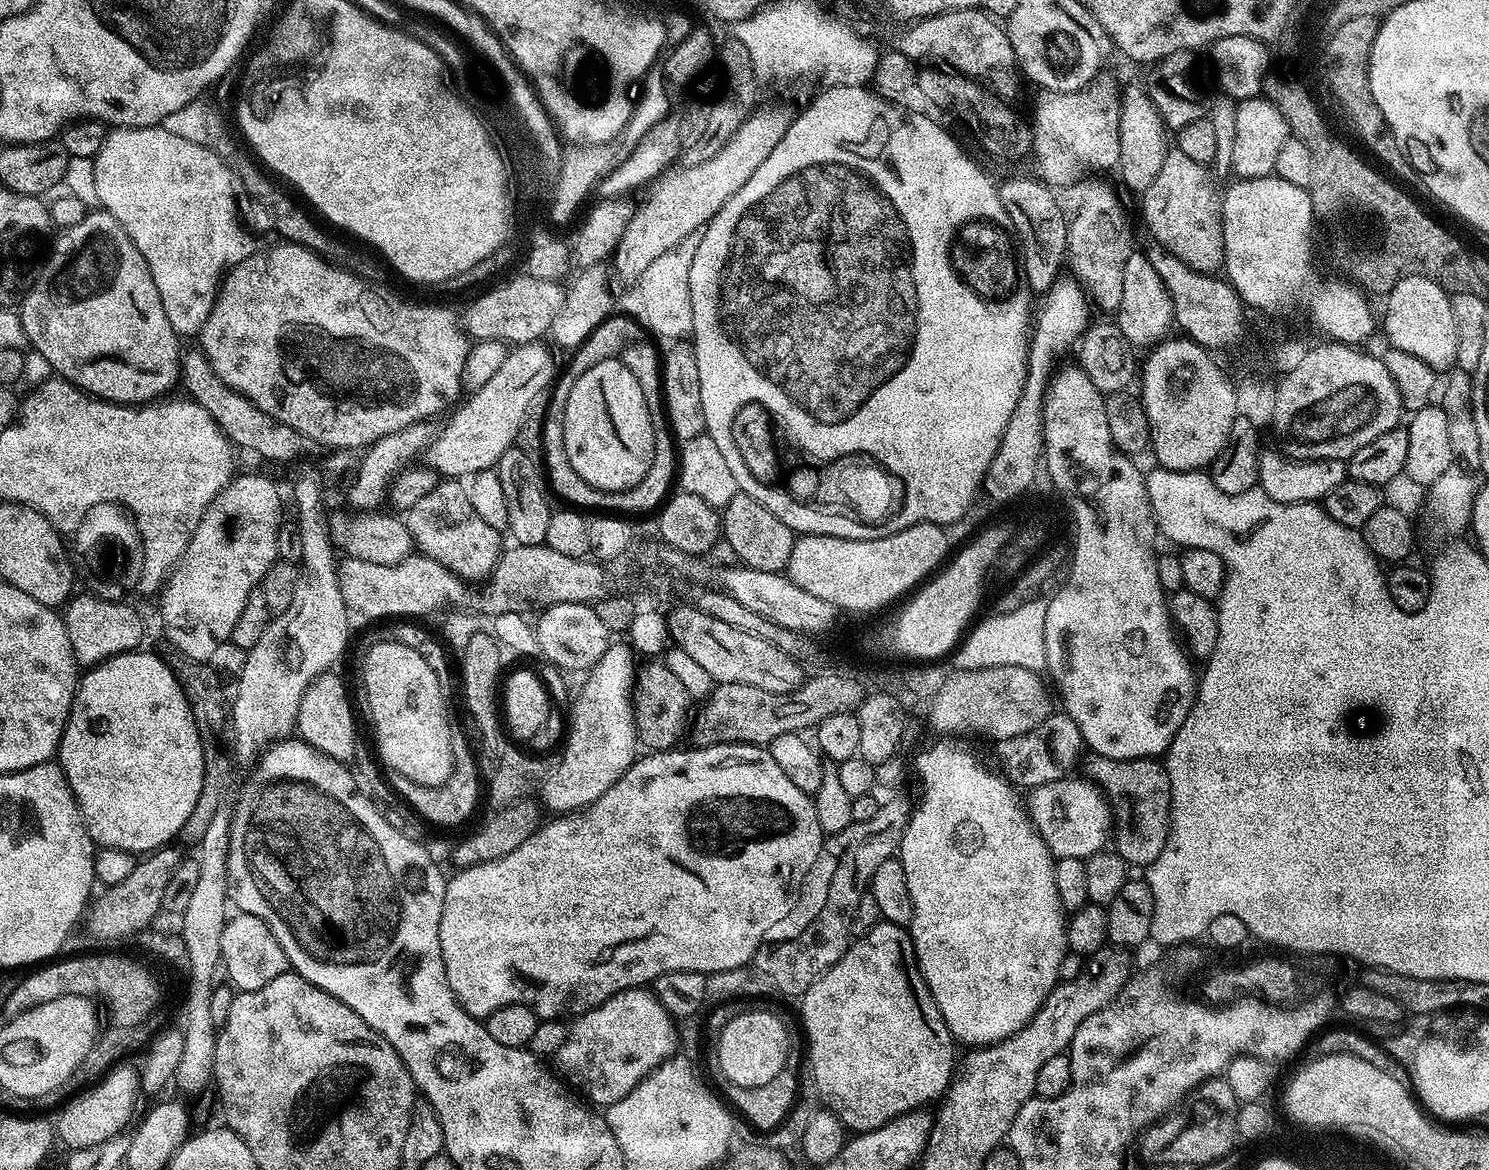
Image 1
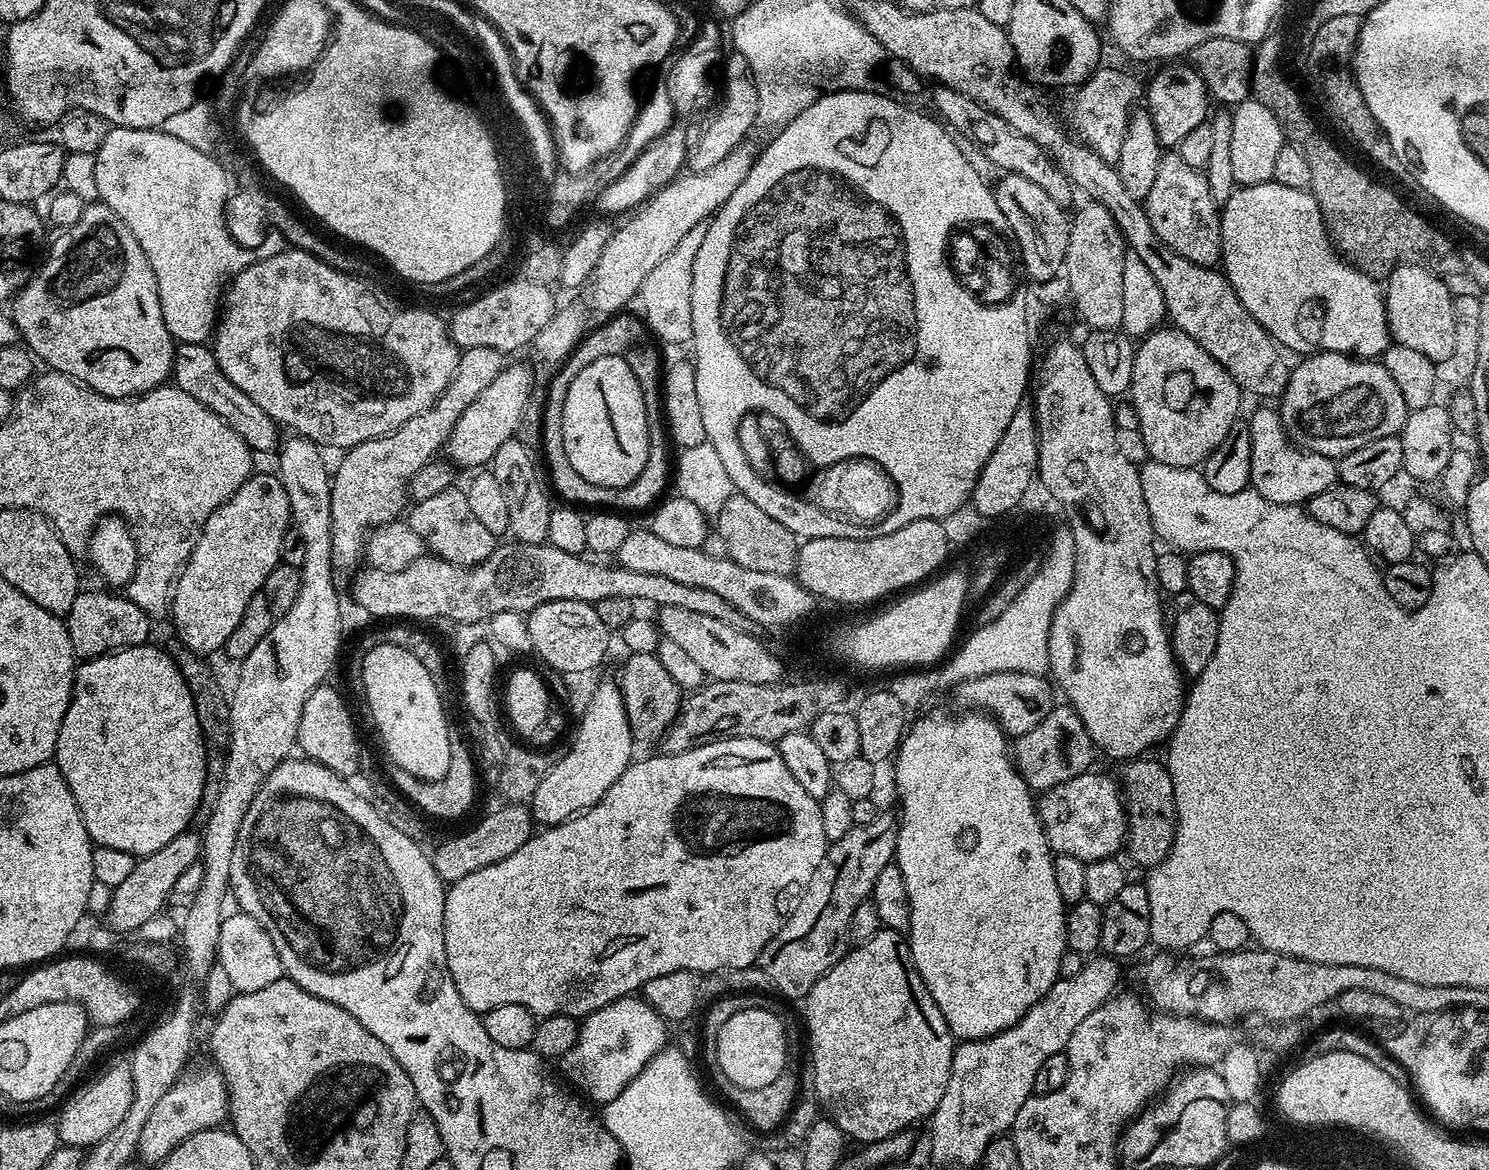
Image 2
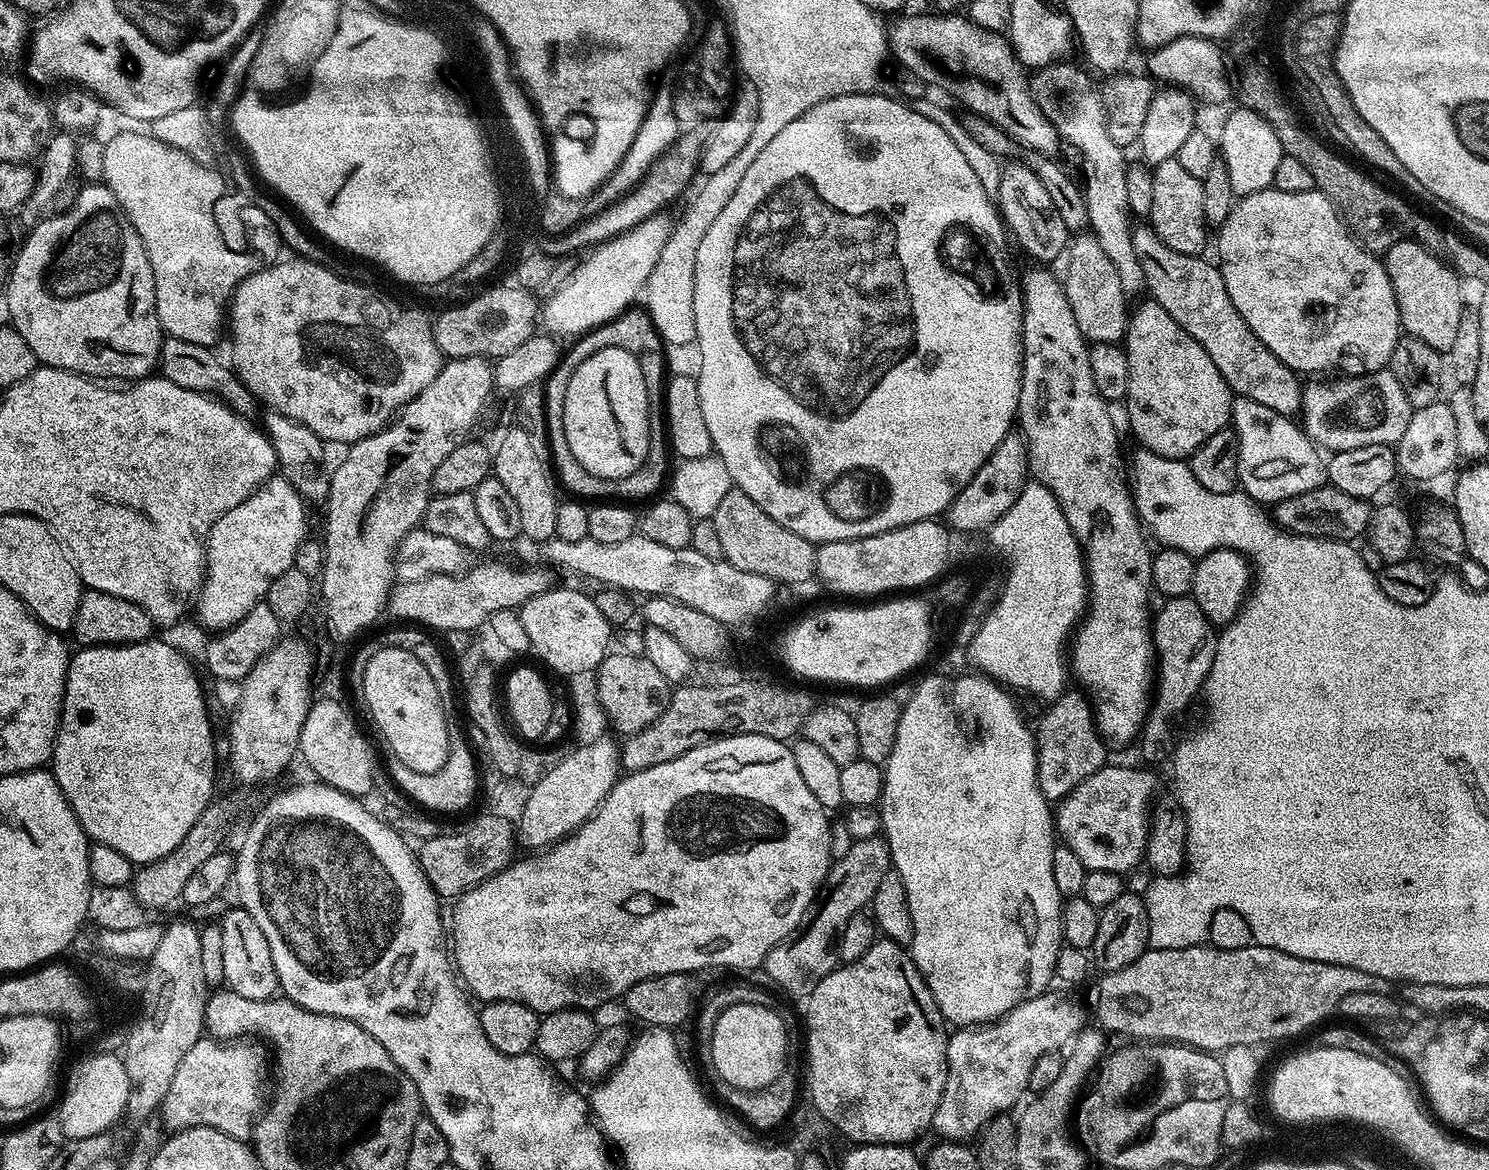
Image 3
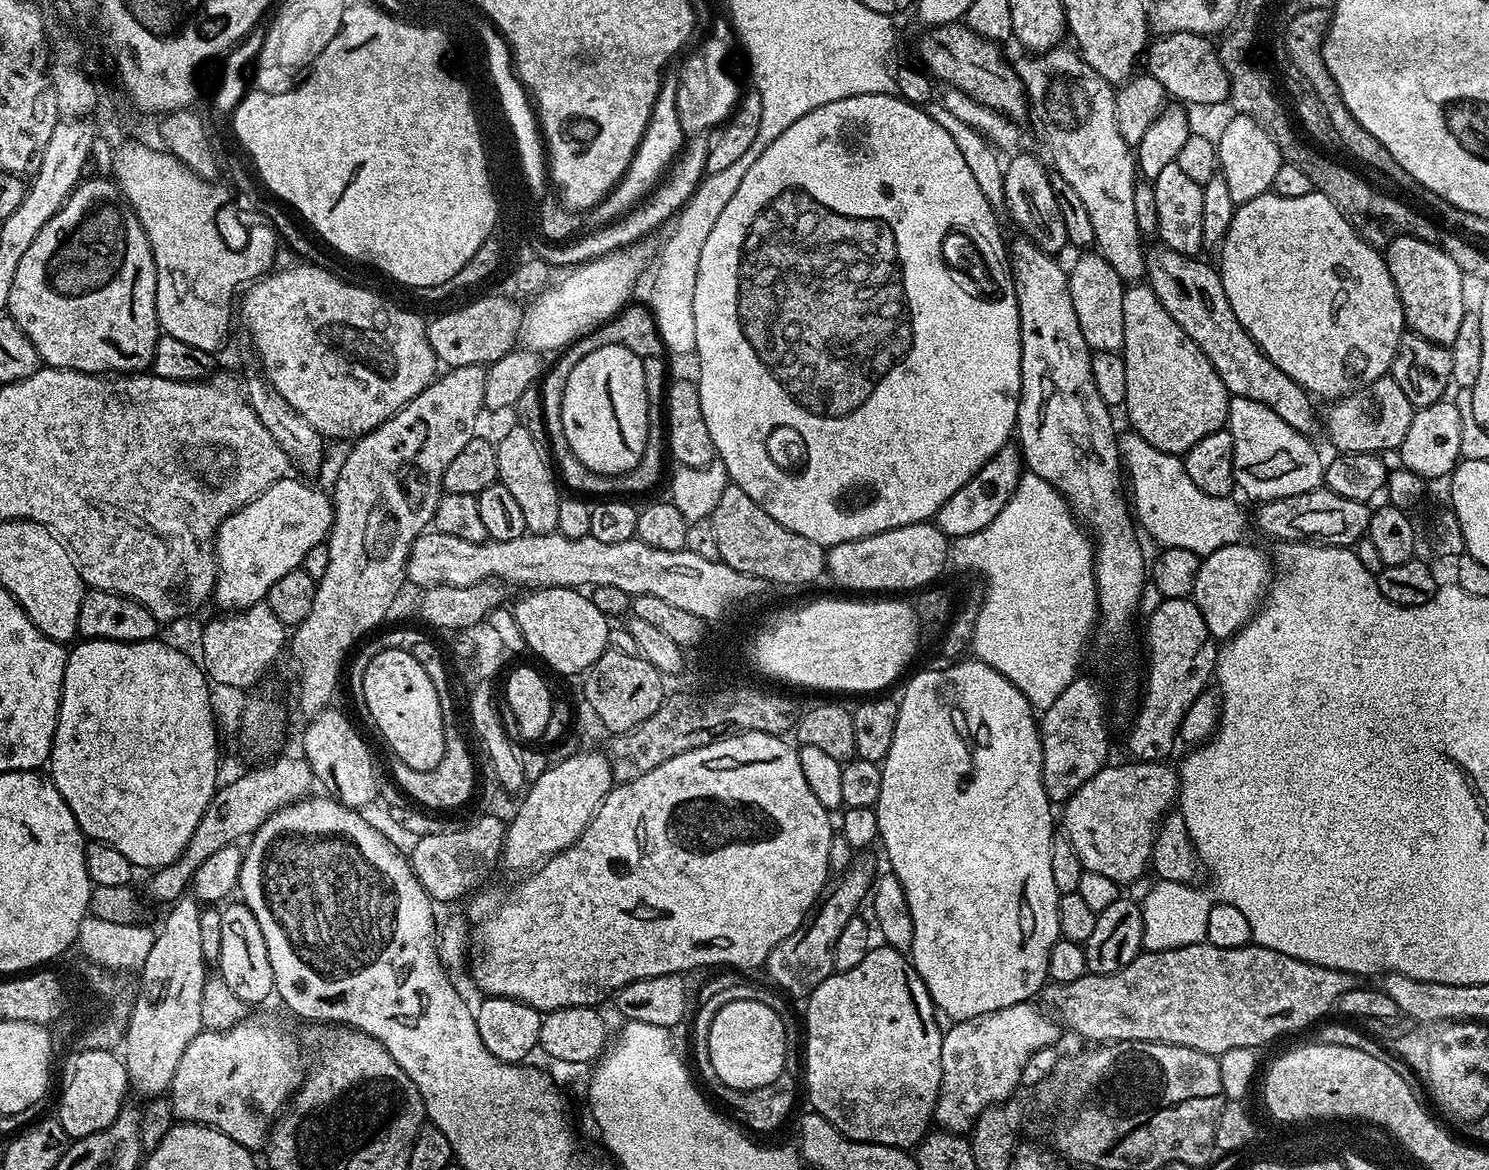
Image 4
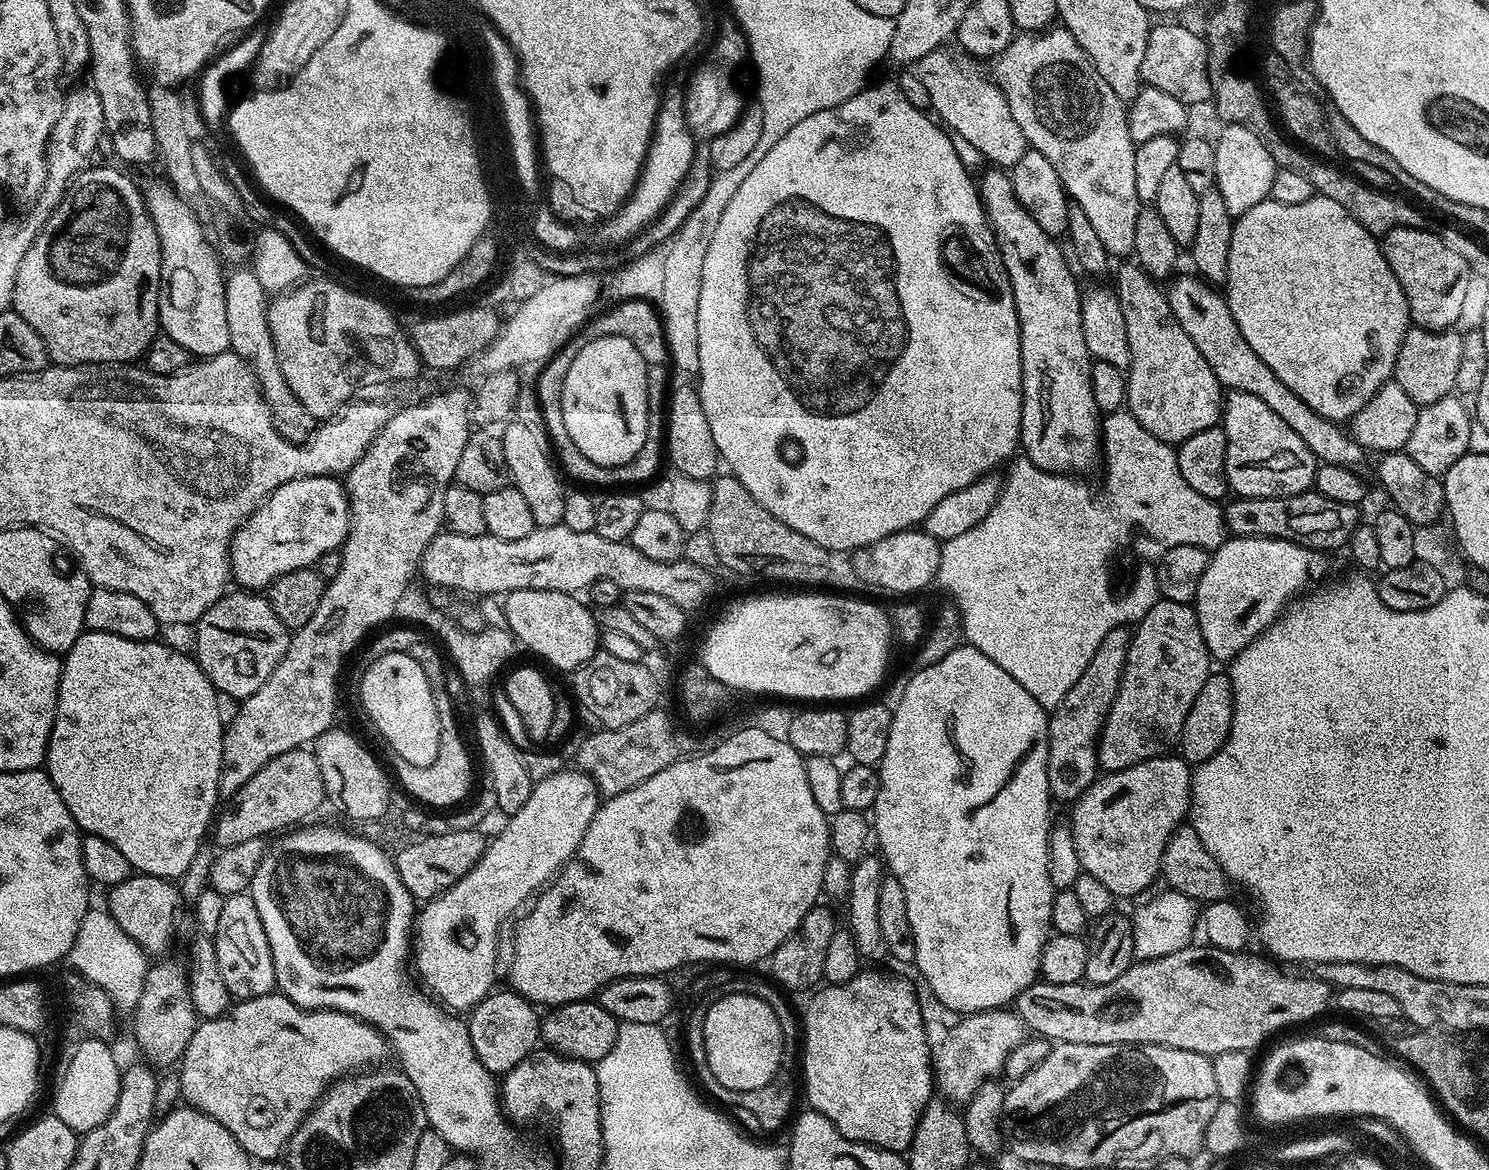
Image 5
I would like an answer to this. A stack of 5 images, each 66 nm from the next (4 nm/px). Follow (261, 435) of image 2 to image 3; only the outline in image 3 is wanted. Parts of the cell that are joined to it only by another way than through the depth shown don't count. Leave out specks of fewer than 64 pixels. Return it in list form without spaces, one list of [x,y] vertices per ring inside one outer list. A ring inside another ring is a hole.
[[[165,335],[164,344],[160,347],[159,375],[165,380],[174,382],[174,386],[182,386],[182,390],[203,392],[220,400],[232,412],[243,418],[252,418],[258,409],[258,401],[251,390],[245,386],[240,377],[227,363],[224,364],[215,356],[212,348],[203,348],[194,342],[182,342],[182,338]]]

